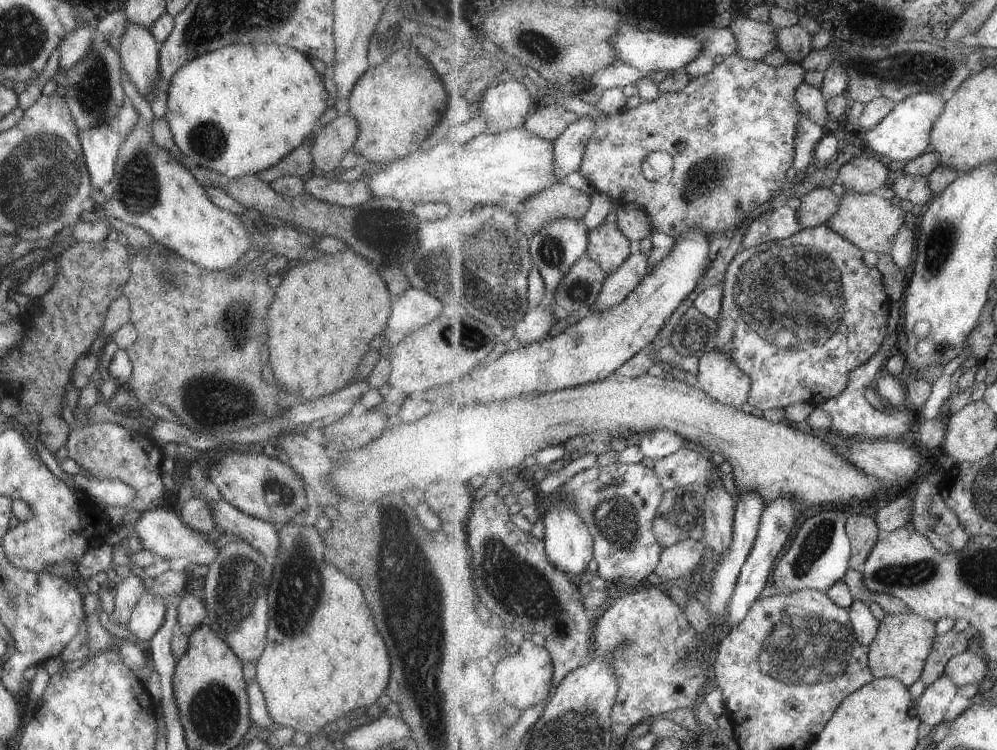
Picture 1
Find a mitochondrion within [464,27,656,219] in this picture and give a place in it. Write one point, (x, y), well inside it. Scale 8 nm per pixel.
(547, 50)

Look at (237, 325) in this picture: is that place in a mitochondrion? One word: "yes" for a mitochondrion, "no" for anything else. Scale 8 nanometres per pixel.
yes

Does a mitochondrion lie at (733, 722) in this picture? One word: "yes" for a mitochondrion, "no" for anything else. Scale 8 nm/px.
no

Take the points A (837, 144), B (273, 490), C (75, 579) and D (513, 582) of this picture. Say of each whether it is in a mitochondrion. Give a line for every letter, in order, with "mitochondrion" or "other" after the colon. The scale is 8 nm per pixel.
A: other
B: mitochondrion
C: other
D: mitochondrion

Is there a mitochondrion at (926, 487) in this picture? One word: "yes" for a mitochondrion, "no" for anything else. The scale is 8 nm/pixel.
no

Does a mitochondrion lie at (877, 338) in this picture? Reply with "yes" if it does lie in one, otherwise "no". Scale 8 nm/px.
no

